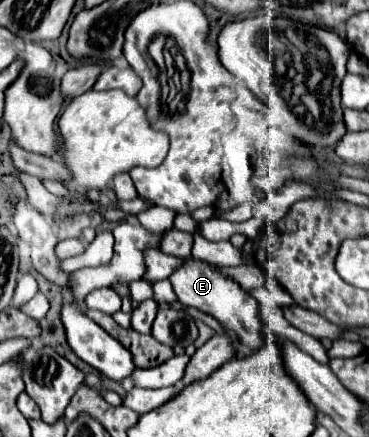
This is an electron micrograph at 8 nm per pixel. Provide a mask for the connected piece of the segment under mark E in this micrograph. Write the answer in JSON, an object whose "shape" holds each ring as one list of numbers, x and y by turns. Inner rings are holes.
{"shape":[[190,256,190,258,184,258,182,264,170,274,170,282,174,286,178,300,184,306,192,306,204,314,214,316,226,330,230,330,236,336,236,340,244,348,248,348,246,352,256,352,266,344,264,336,268,328,260,318,260,304,248,294,246,288,242,288,238,282,226,276,218,266]]}

